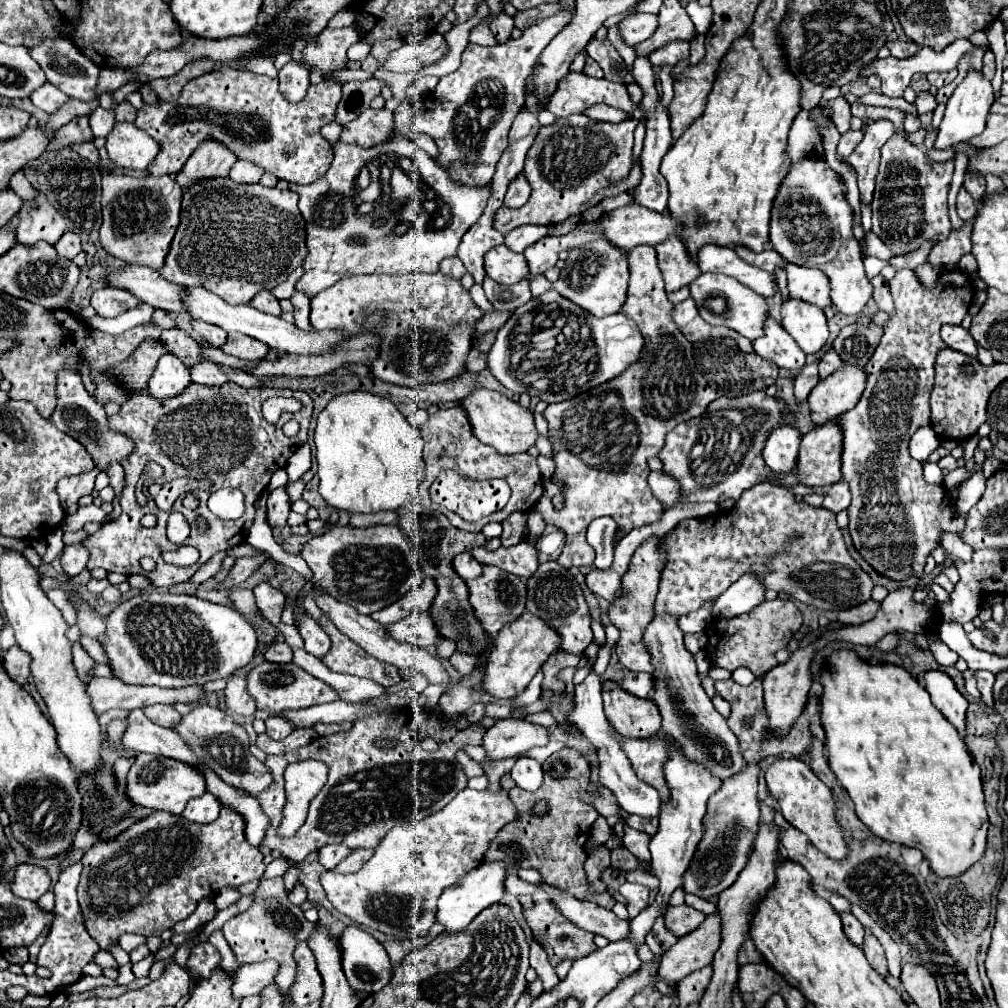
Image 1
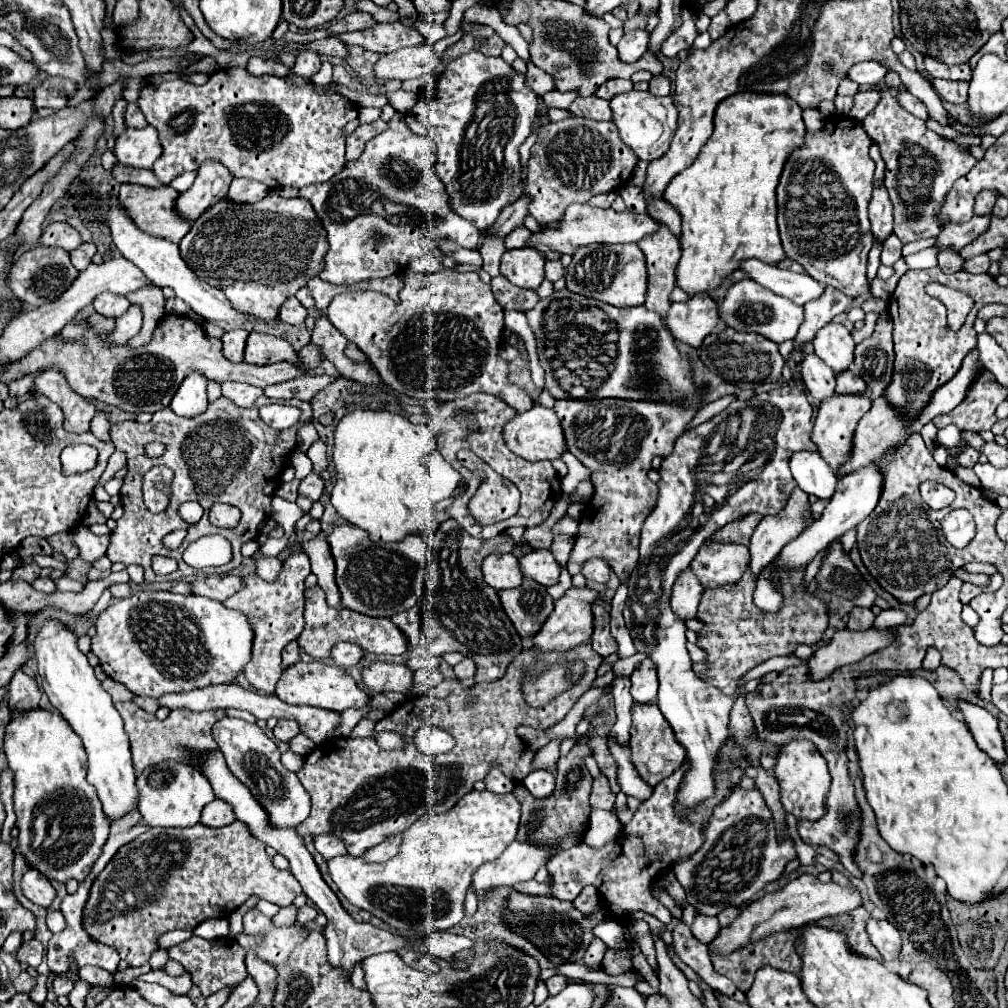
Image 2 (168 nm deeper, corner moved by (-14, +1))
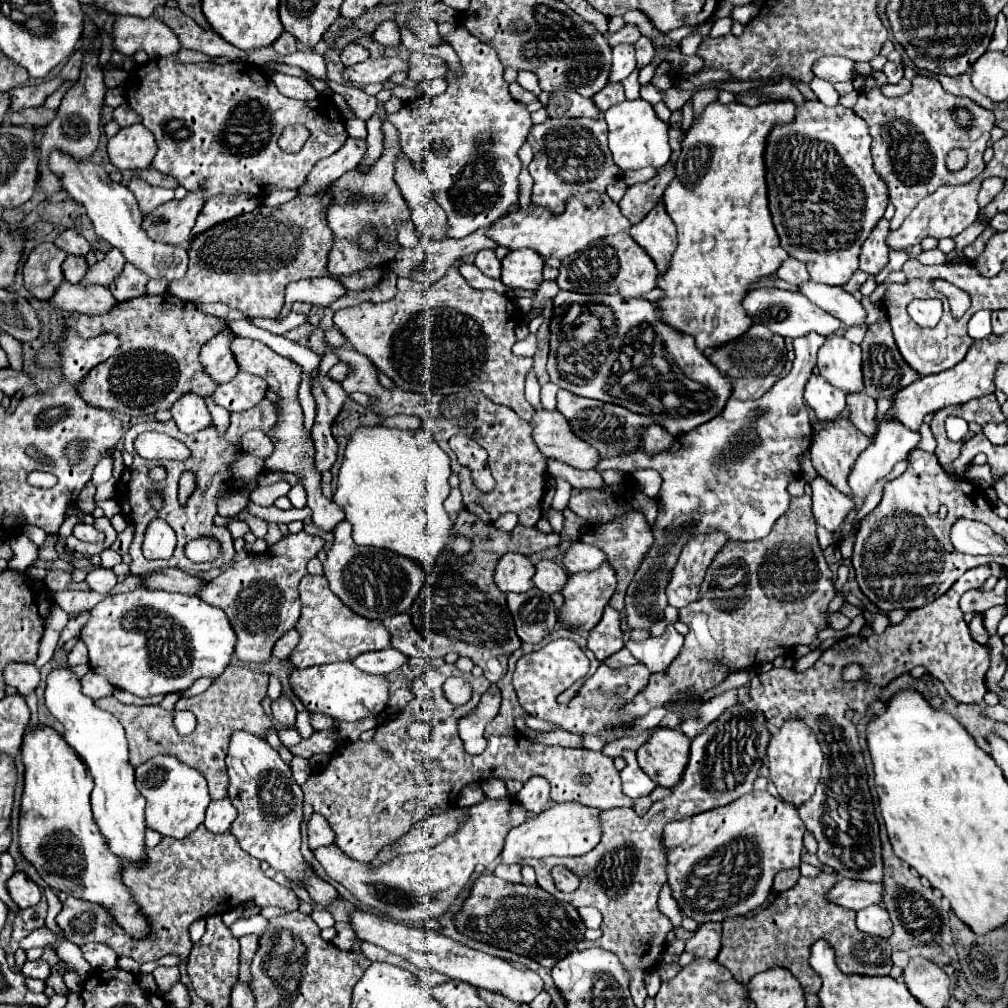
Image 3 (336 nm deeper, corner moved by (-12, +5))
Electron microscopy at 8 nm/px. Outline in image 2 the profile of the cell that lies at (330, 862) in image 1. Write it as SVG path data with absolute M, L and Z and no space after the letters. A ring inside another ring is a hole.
M318 834L318 836L314 836L314 846L316 846L316 850L318 850L326 860L332 860L332 858L336 858L336 856L348 854L344 842L342 842L338 836L330 836L330 834Z

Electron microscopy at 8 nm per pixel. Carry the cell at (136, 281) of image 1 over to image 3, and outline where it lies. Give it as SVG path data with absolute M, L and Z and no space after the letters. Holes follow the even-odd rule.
M112 248L110 252L106 252L106 258L104 258L104 260L100 260L100 262L96 262L94 266L88 268L88 272L86 272L86 276L82 278L80 284L86 282L86 284L110 286L110 284L122 274L124 264L126 264L126 260L124 260L124 256L120 254L120 250Z

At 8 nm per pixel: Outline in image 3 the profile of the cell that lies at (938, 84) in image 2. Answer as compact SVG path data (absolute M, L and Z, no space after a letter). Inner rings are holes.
M918 74L911 82L912 89L904 96L886 98L878 88L874 88L870 92L862 92L854 106L854 112L864 118L870 128L874 168L886 182L890 190L890 202L896 208L894 218L890 220L892 232L898 230L904 218L914 210L914 206L922 198L932 194L938 186L964 184L984 170L982 154L996 120L990 110L984 110L974 100L948 94L932 76ZM958 108L968 110L974 118L974 124L970 128L962 128L956 122L954 112ZM954 148L962 148L968 154L966 166L958 172L946 168L948 152Z

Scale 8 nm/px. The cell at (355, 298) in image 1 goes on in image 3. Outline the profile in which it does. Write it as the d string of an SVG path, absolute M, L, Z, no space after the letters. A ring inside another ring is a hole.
M452 266L452 268L446 272L446 276L440 278L440 280L438 280L436 284L432 284L432 286L426 286L426 284L416 282L416 280L412 280L412 278L400 278L400 280L398 280L398 294L396 294L392 300L380 302L380 304L362 302L362 304L356 304L356 306L350 306L350 308L342 308L342 310L338 310L338 312L334 314L334 326L340 328L340 332L346 336L346 340L348 340L360 354L364 354L366 358L370 358L370 360L374 362L374 366L376 366L380 372L384 372L398 388L408 390L408 392L434 392L434 394L452 394L452 392L480 390L480 392L484 392L492 402L504 404L504 406L516 410L516 414L518 414L520 418L524 418L526 422L530 422L530 418L532 418L532 414L534 414L534 408L532 408L532 406L526 402L526 398L524 398L524 380L526 380L526 376L528 376L528 372L530 372L530 368L532 368L532 360L512 354L512 344L516 342L514 328L516 328L516 324L518 324L520 320L522 320L522 316L520 316L520 310L518 310L516 304L514 304L514 310L512 310L512 302L510 302L508 298L496 294L494 290L476 290L476 288L472 288L472 286L464 280L464 276L460 274L460 270L458 270L456 266Z

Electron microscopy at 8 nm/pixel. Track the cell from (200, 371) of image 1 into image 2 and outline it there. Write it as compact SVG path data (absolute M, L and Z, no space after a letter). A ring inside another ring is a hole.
M222 382L222 396L240 408L254 406L256 398L260 398L262 394L264 394L264 390L258 386L250 386L250 384L242 384L242 382Z

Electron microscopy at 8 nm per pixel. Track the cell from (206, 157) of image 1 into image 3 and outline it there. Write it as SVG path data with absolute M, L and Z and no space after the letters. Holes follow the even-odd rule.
M192 190L182 200L170 200L158 206L142 226L152 240L168 244L184 244L196 224L196 218L206 202L206 190Z

